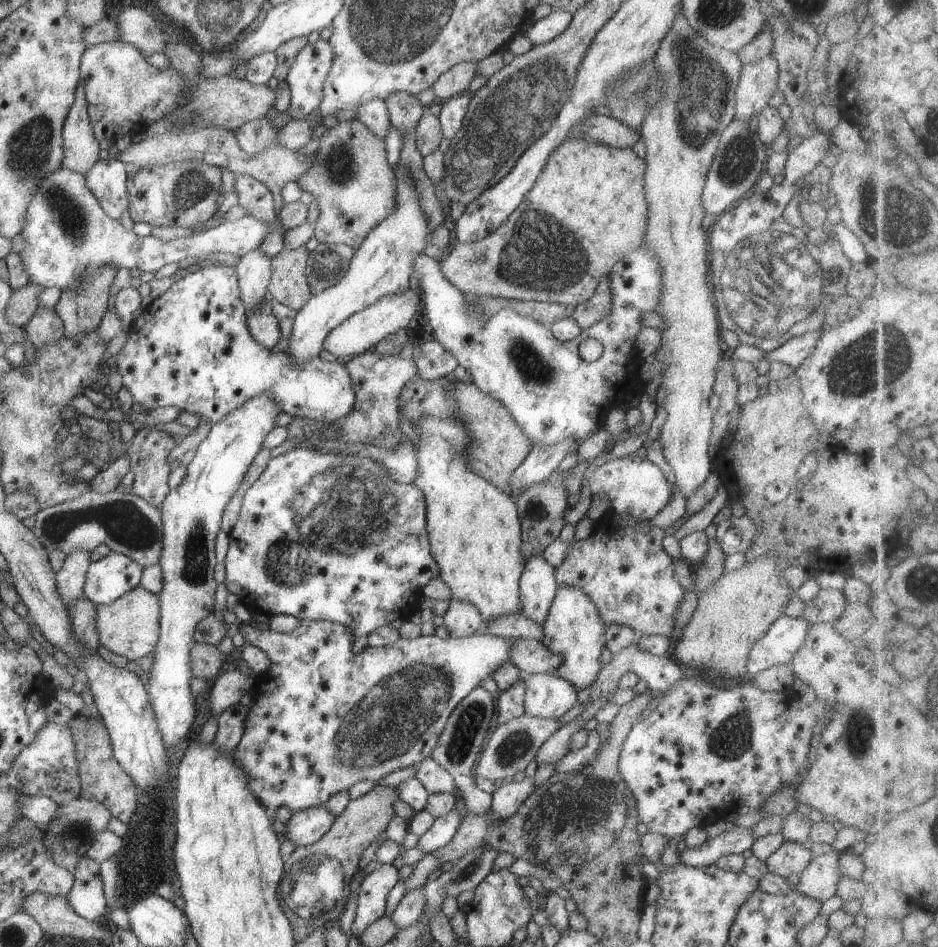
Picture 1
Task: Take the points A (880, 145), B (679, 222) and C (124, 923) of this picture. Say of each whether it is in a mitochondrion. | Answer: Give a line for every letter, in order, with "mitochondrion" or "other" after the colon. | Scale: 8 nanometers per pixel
A: other
B: other
C: other

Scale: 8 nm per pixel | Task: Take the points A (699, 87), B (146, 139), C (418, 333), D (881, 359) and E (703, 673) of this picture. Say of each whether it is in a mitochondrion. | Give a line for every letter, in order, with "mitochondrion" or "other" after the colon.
A: mitochondrion
B: other
C: other
D: mitochondrion
E: other

